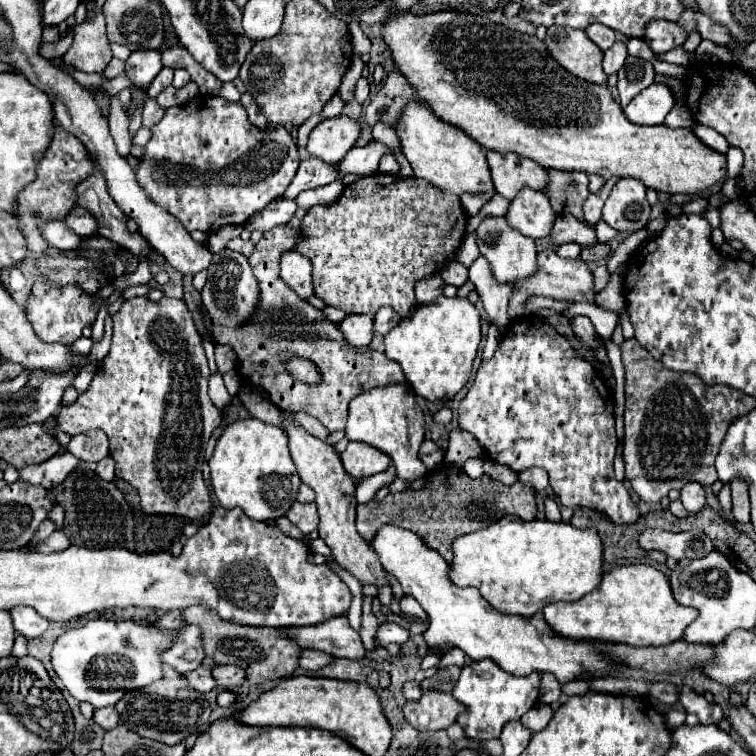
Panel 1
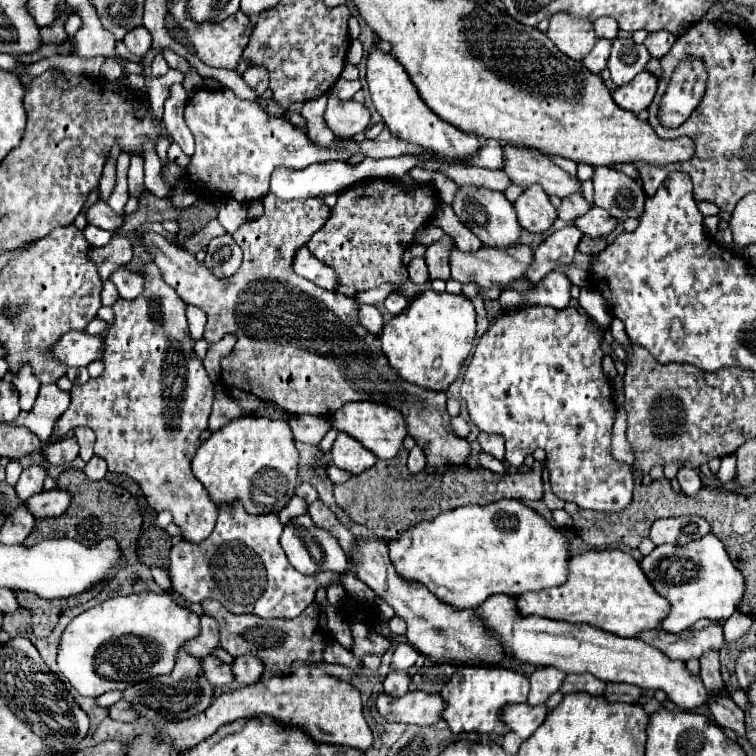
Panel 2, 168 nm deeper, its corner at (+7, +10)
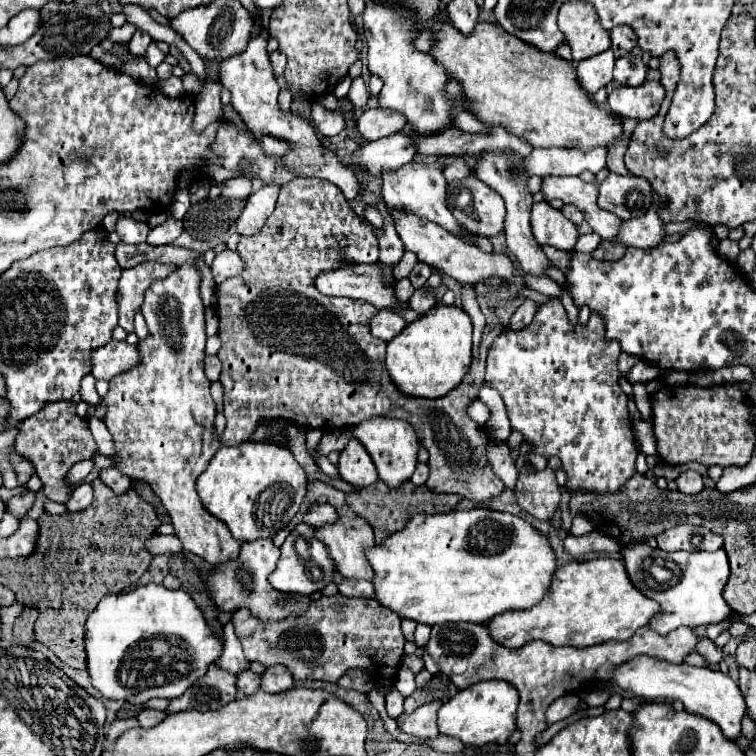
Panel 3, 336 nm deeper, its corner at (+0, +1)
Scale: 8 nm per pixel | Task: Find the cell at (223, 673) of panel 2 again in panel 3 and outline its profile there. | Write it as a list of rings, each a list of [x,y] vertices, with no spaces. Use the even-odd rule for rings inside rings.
[[[244,670],[242,674],[238,674],[238,692],[242,694],[254,694],[256,690],[260,688],[260,676],[250,672],[250,670]]]

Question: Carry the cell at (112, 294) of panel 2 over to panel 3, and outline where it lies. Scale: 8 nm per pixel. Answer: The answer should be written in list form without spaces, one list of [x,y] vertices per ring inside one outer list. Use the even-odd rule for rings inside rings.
[[[142,262],[134,268],[122,270],[118,290],[116,290],[116,302],[118,302],[118,318],[120,326],[126,332],[134,332],[134,310],[142,306],[142,298],[146,288],[152,284],[152,280],[166,278],[174,272],[176,266],[164,266],[156,262]]]

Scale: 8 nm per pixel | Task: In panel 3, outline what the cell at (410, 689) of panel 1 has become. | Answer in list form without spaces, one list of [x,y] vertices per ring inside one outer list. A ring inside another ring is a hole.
[[[392,688],[388,694],[386,694],[386,712],[390,718],[398,718],[404,710],[402,710],[402,704],[404,704],[404,696]]]

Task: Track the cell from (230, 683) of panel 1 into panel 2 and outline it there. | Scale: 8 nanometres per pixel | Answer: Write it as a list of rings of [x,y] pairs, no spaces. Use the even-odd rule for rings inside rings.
[[[241,655],[233,663],[233,671],[235,671],[235,681],[237,683],[243,683],[243,685],[257,683],[265,673],[263,659],[255,657],[255,655]]]

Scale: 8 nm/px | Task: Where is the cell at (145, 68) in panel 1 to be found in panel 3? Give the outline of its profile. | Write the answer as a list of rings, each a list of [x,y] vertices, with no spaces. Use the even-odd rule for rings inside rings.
[[[136,30],[136,32],[134,32],[134,38],[132,38],[130,44],[128,44],[128,50],[130,50],[132,54],[136,54],[136,56],[144,56],[146,50],[148,50],[148,46],[150,46],[150,42],[152,42],[152,38],[150,38],[148,32]]]

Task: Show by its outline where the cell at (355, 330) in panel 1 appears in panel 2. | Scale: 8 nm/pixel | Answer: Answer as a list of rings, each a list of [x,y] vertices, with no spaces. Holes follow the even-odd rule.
[[[361,305],[359,307],[359,321],[373,335],[377,335],[381,331],[381,327],[383,327],[381,311],[375,305]]]

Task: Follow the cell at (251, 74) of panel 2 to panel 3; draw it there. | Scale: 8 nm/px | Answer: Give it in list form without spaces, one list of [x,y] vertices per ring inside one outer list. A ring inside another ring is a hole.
[[[272,52],[272,54],[270,54],[270,64],[272,64],[272,70],[274,70],[274,76],[276,76],[276,78],[284,74],[284,68],[286,68],[286,58],[284,58],[284,54]]]

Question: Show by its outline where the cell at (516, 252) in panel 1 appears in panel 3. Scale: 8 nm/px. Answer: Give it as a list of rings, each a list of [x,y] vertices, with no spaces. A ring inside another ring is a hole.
[[[476,176],[448,184],[448,204],[452,204],[454,218],[468,232],[488,238],[504,232],[506,208],[502,196]]]

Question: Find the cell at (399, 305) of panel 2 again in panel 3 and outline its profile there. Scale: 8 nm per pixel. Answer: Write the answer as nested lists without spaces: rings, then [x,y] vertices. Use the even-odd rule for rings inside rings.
[[[424,288],[414,290],[412,298],[408,300],[408,308],[414,310],[414,312],[418,312],[418,314],[426,314],[426,310],[430,310],[432,306],[436,306],[436,300],[434,300],[434,296],[432,296],[428,290],[424,290]]]

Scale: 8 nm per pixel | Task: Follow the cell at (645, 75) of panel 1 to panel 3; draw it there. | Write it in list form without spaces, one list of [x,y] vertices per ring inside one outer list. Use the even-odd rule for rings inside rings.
[[[626,54],[622,58],[616,60],[616,68],[614,68],[614,80],[618,84],[626,84],[626,86],[638,86],[646,80],[646,64],[642,62],[640,56],[636,54]]]

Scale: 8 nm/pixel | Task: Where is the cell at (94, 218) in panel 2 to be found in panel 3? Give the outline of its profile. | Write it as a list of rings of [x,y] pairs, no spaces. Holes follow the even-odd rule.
[[[118,218],[114,232],[120,236],[120,240],[124,244],[140,244],[146,242],[146,236],[150,232],[150,226],[146,222],[138,222],[134,218]]]

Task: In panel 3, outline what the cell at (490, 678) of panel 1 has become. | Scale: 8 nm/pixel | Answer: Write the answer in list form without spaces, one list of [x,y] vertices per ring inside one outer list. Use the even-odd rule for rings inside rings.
[[[478,682],[478,686],[468,686],[450,698],[438,710],[440,734],[454,736],[470,746],[484,744],[508,744],[516,730],[516,710],[518,710],[518,690],[508,682]]]

